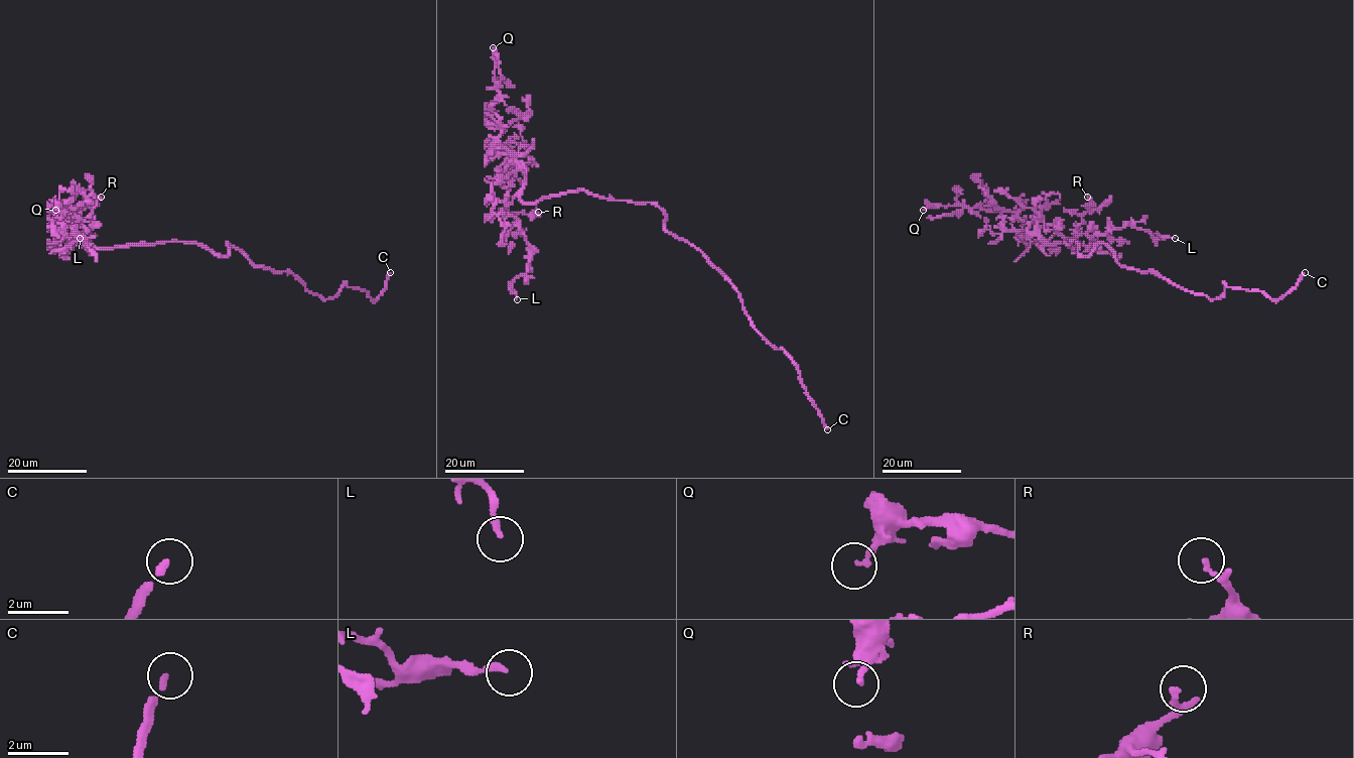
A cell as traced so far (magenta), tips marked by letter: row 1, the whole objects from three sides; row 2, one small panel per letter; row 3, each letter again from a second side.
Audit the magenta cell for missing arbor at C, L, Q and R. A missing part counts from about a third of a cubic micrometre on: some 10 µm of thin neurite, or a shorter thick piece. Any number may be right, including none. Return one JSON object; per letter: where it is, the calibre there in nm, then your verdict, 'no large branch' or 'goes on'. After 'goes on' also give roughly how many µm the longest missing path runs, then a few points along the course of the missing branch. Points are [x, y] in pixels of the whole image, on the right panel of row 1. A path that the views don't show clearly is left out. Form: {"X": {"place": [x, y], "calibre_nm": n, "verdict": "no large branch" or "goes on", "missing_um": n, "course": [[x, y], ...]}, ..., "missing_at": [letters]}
{"C": {"place": [1305, 272], "calibre_nm": 180, "verdict": "goes on", "missing_um": 8}, "L": {"place": [1175, 238], "calibre_nm": 220, "verdict": "no large branch"}, "Q": {"place": [923, 210], "calibre_nm": 190, "verdict": "no large branch"}, "R": {"place": [1087, 197], "calibre_nm": 140, "verdict": "no large branch"}, "missing_at": ["C"]}

